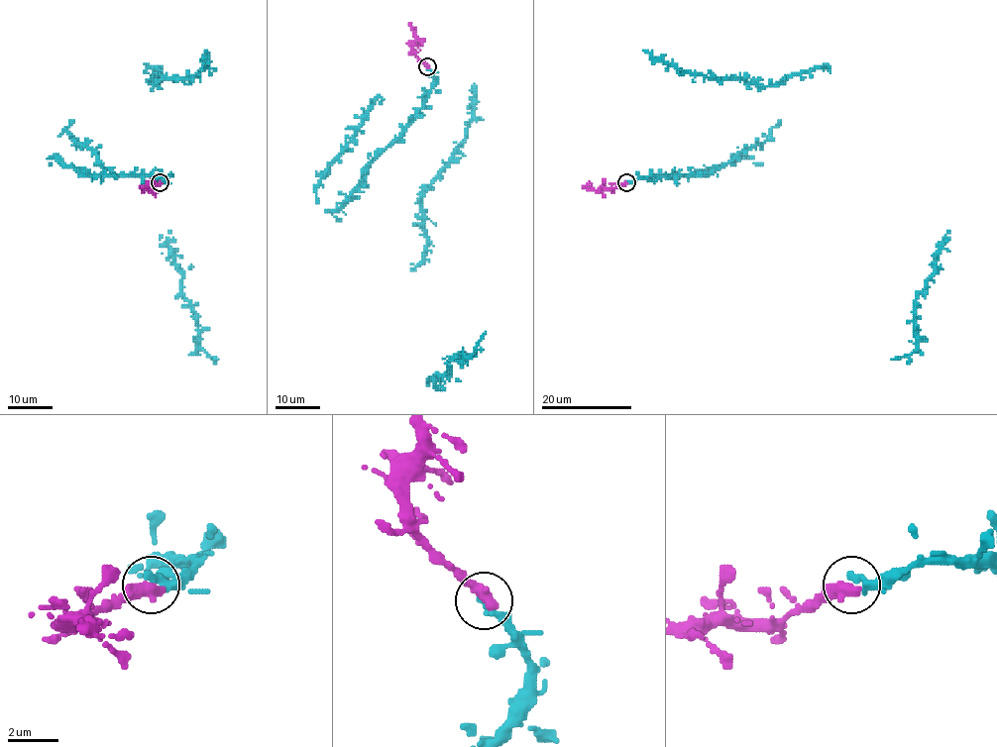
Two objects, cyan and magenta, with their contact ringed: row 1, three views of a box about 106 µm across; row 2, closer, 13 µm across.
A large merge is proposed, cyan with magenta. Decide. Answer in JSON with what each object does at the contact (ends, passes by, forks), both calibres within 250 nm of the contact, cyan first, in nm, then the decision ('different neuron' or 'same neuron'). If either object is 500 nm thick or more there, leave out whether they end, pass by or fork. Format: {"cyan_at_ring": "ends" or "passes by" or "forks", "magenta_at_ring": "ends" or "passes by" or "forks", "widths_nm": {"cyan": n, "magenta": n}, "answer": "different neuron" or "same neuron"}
{"widths_nm": {"cyan": 360, "magenta": 500}, "answer": "same neuron"}

